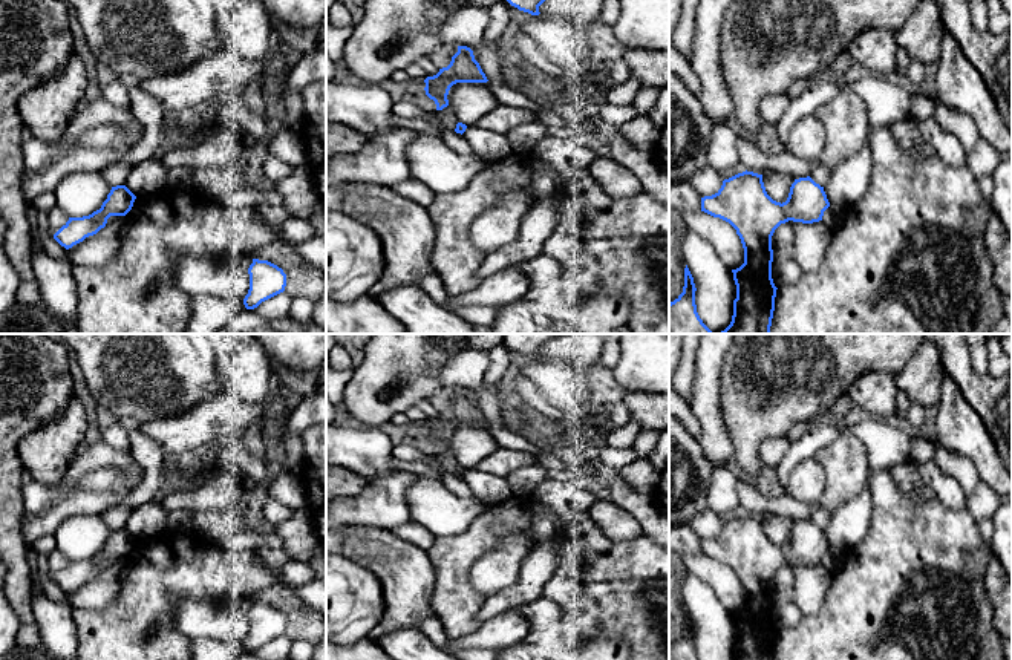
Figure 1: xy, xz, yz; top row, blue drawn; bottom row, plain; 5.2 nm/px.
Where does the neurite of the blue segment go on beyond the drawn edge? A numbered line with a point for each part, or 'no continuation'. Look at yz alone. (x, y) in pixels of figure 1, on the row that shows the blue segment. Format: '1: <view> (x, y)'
no continuation

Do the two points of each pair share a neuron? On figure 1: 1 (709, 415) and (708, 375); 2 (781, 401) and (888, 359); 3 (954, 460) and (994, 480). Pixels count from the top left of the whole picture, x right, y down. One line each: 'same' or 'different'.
1: same
2: same
3: different

